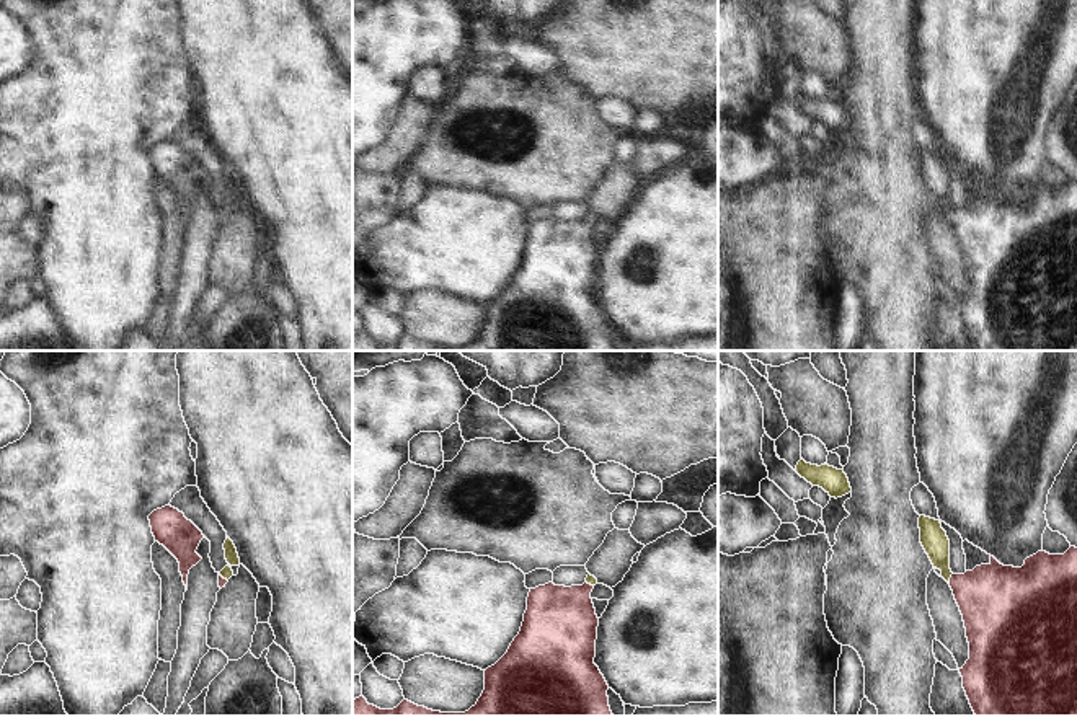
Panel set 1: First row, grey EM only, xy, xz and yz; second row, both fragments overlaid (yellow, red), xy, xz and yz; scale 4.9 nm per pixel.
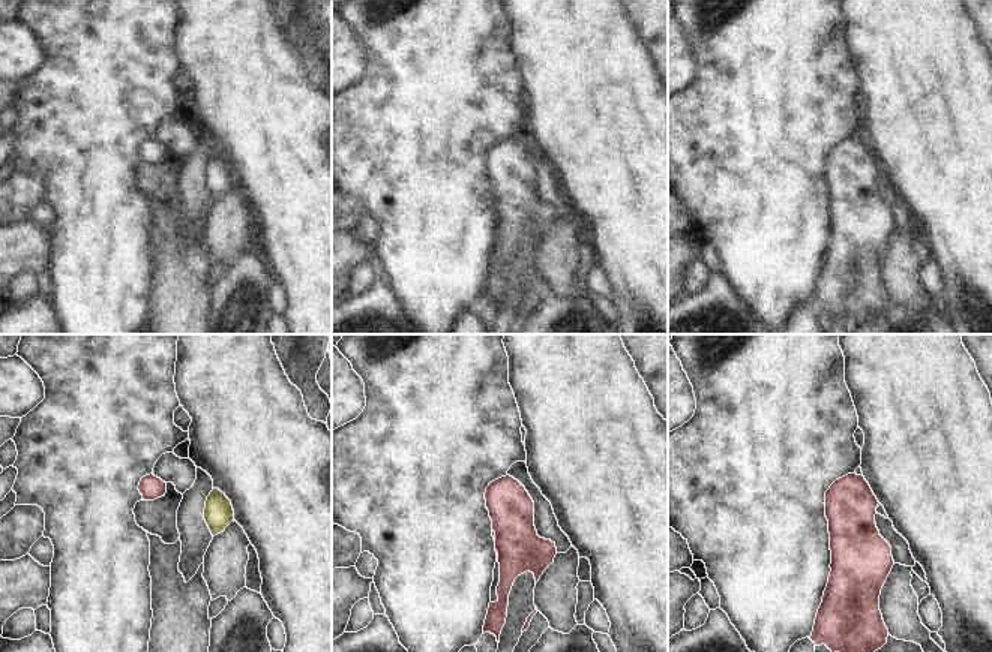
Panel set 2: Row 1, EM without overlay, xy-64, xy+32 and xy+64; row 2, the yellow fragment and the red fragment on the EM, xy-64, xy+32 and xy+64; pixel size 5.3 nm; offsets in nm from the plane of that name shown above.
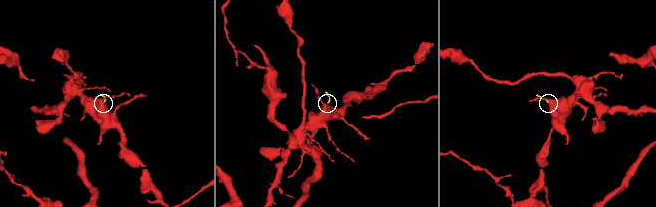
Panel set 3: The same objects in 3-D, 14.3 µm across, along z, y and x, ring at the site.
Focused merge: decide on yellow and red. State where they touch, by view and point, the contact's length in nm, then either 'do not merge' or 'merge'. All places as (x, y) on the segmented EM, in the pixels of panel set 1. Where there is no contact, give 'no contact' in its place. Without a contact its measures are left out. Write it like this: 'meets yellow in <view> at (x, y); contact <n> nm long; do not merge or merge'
meets yellow in yz at (950, 576); contact 60 nm long; merge

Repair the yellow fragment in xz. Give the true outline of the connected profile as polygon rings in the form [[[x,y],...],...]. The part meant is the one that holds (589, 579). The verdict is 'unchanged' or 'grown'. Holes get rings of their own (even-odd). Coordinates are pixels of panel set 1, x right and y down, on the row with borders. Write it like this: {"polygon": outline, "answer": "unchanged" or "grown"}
{"polygon": [[[587,574],[583,586],[548,582],[530,589],[519,634],[507,652],[485,670],[485,690],[465,713],[441,713],[403,700],[393,709],[352,700],[352,716],[614,716],[609,685],[594,664],[599,618],[591,599],[597,579]]], "answer": "grown"}

